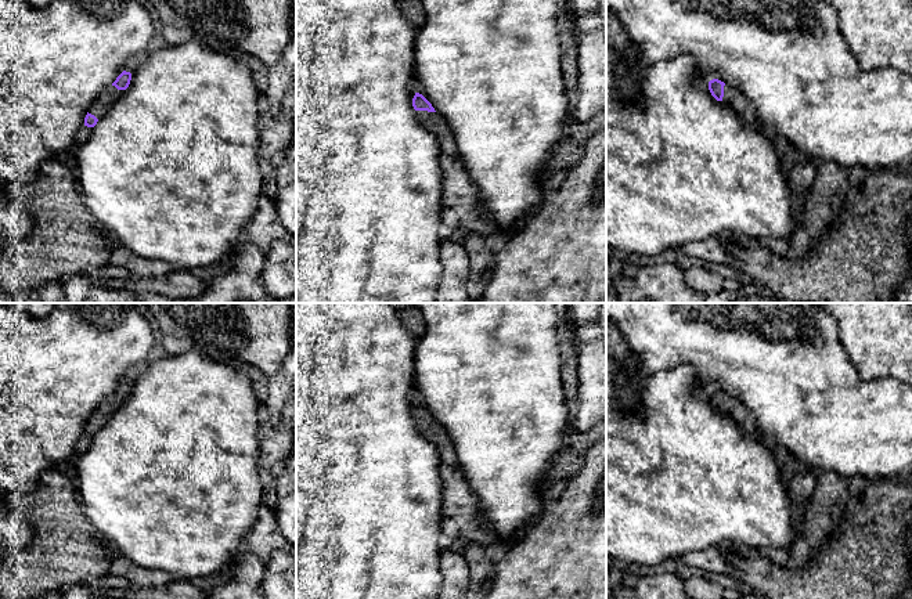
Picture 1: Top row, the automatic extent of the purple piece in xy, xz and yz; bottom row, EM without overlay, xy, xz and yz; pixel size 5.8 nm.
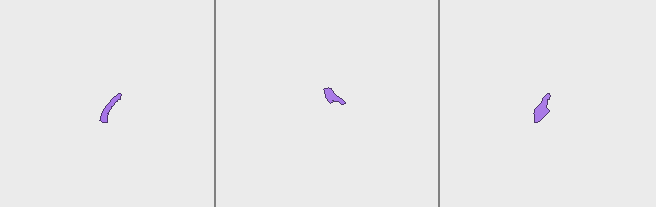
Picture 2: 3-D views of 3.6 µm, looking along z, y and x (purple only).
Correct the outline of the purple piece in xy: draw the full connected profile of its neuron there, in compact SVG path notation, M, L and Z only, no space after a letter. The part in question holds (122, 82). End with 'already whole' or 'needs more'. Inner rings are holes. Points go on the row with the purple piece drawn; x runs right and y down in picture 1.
M123 71L116 80L91 104L86 118L84 126L94 127L97 122L108 112L111 105L129 87L131 73Z | needs more

